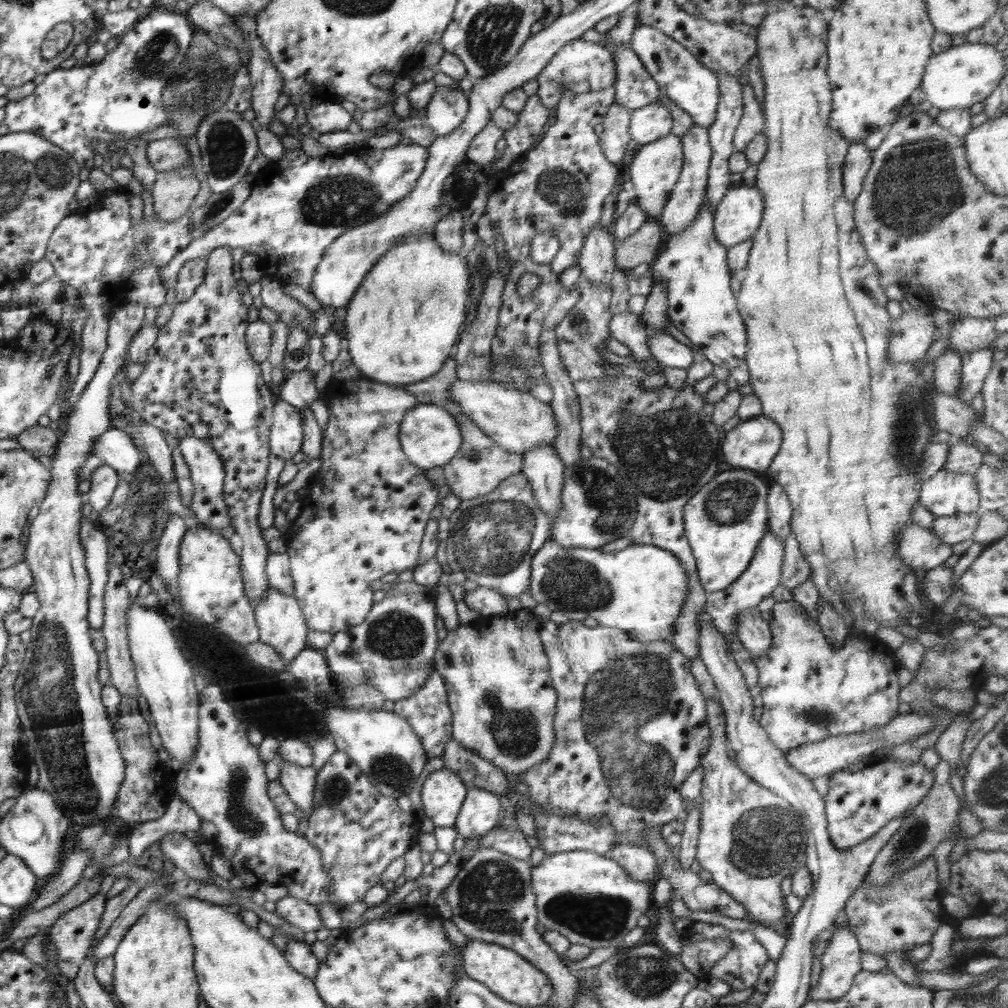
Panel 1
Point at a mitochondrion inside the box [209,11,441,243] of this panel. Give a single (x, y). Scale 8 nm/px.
(340, 200)

